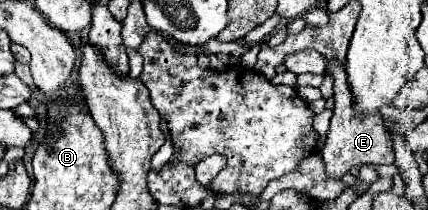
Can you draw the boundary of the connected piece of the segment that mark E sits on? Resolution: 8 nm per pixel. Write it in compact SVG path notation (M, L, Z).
M328 62L330 70L334 74L336 86L334 86L334 116L330 120L330 128L326 134L326 142L324 148L320 150L322 160L324 160L324 168L328 178L342 178L348 170L352 170L354 166L362 166L362 164L392 164L394 162L394 150L392 150L392 138L384 128L384 120L380 114L370 114L364 120L358 120L354 110L352 110L352 94L348 90L348 82L346 82L346 70L344 66L336 66L334 62Z

